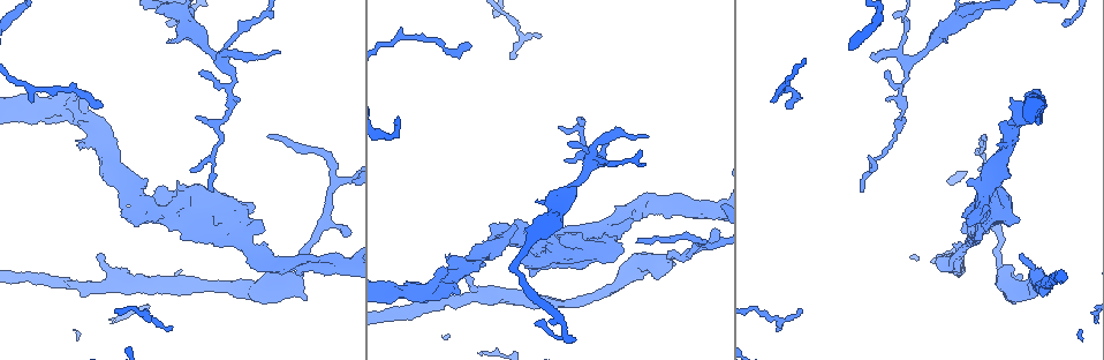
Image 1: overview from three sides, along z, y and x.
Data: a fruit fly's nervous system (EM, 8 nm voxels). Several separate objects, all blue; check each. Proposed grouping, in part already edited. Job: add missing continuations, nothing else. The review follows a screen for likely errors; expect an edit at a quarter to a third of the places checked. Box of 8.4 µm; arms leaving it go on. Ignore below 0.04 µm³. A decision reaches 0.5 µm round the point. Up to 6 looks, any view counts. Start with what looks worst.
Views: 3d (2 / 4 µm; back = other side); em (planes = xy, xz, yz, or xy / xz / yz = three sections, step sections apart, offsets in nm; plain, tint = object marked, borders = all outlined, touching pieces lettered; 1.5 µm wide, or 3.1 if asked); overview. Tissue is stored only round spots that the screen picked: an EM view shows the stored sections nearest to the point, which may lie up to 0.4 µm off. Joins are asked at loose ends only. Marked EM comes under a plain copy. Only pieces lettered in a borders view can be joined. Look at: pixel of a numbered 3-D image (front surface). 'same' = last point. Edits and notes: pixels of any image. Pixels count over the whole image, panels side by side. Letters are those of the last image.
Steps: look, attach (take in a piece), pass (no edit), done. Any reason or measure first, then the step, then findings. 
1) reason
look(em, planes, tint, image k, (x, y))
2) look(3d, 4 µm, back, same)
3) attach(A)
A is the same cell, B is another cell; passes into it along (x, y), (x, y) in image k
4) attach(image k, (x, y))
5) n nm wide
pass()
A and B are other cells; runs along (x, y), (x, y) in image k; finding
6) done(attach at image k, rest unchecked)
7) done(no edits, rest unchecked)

branch stops here
look(3d, 2 µm, back, image 1, (122, 217))

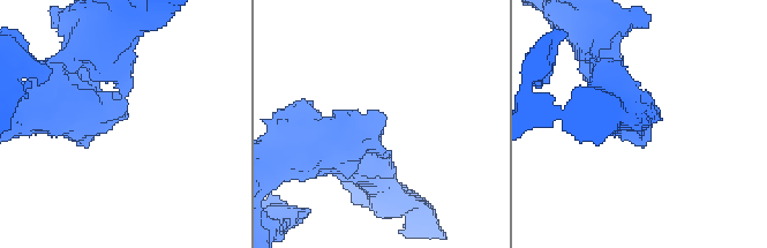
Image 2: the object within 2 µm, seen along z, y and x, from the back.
now the EM
look(em, planes, tint, image 2, (384, 121))

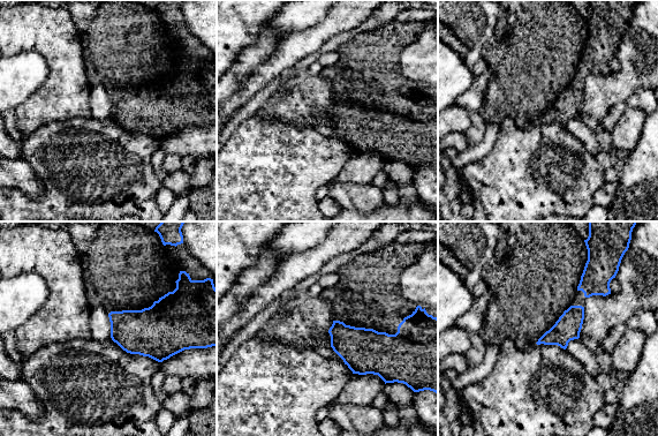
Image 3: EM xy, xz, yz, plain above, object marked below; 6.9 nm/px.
look(em, planes, borders, same)

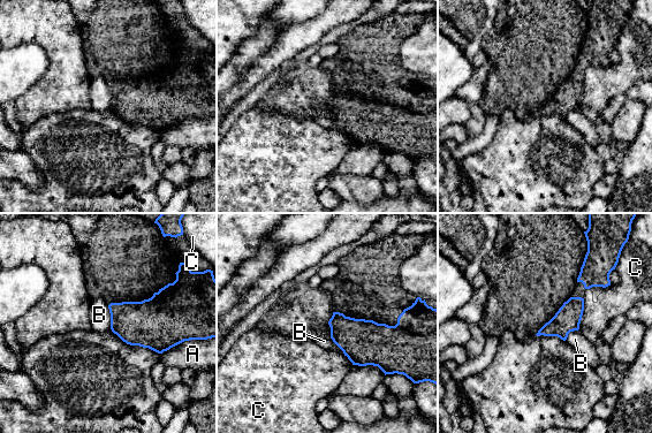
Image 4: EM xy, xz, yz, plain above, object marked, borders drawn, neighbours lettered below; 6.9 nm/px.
C touches over 220 nm
pass()
A, B and C are other cells; border along (107, 305), (112, 331) in image 4; none of them fits

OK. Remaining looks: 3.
branch stops here
look(3d, 4 µm, image 1, (648, 137))

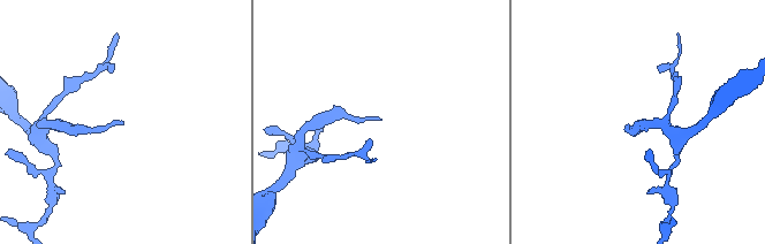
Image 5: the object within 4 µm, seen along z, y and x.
look(em, planes, tint, image 5, (121, 122))

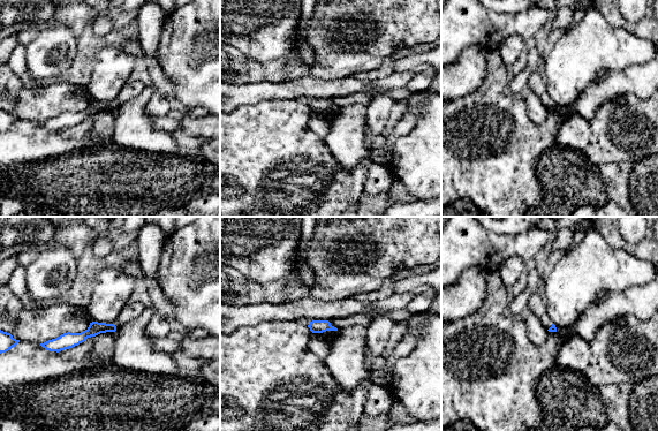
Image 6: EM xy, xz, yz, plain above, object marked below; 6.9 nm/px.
look(em, planes, borders, same)

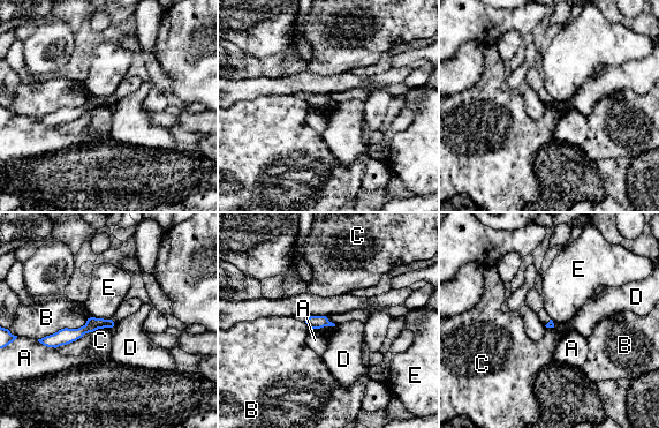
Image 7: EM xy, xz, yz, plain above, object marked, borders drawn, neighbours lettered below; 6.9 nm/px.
pass()
A, B, C, D and E are other cells; runs along (110, 323), (44, 340) in image 7; none of them fits

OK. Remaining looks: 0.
done(no edits, rest unchecked)

